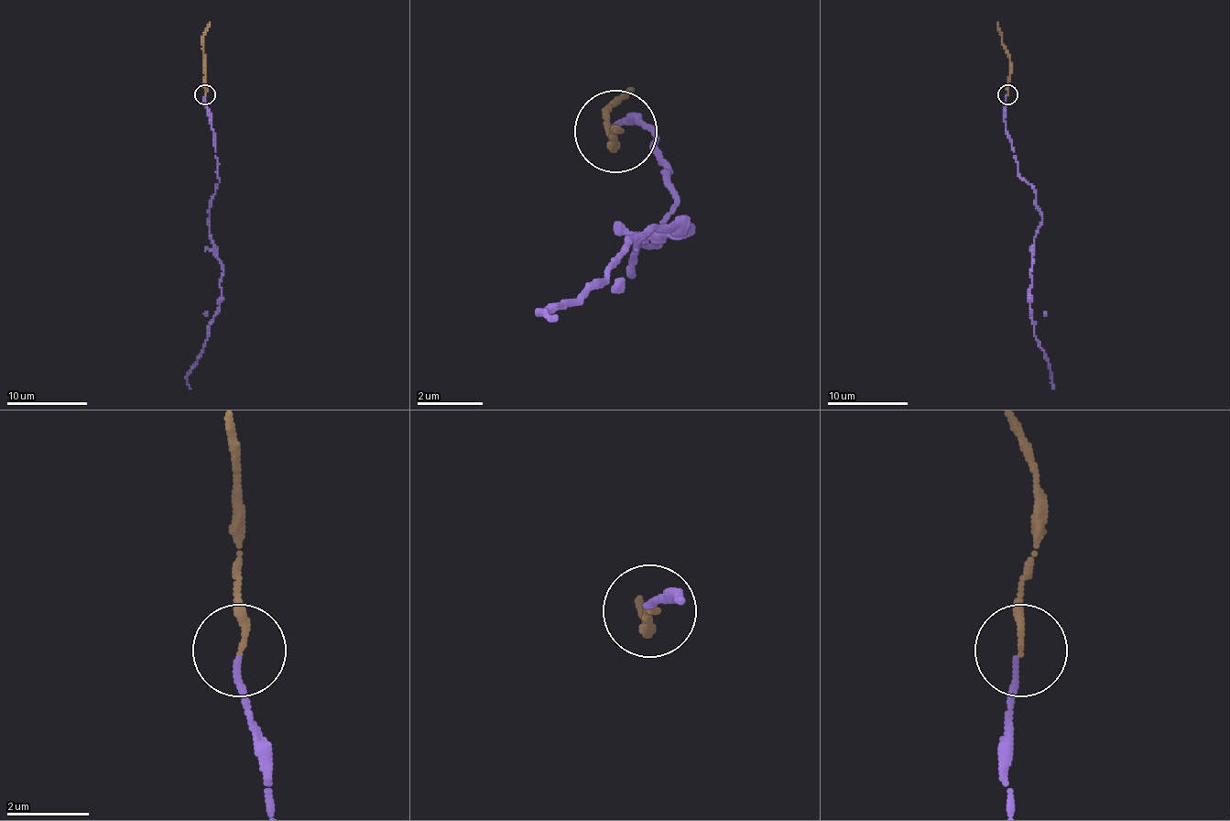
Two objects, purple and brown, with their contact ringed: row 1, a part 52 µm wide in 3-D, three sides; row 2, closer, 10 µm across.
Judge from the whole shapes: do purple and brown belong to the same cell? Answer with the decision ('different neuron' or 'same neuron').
same neuron

